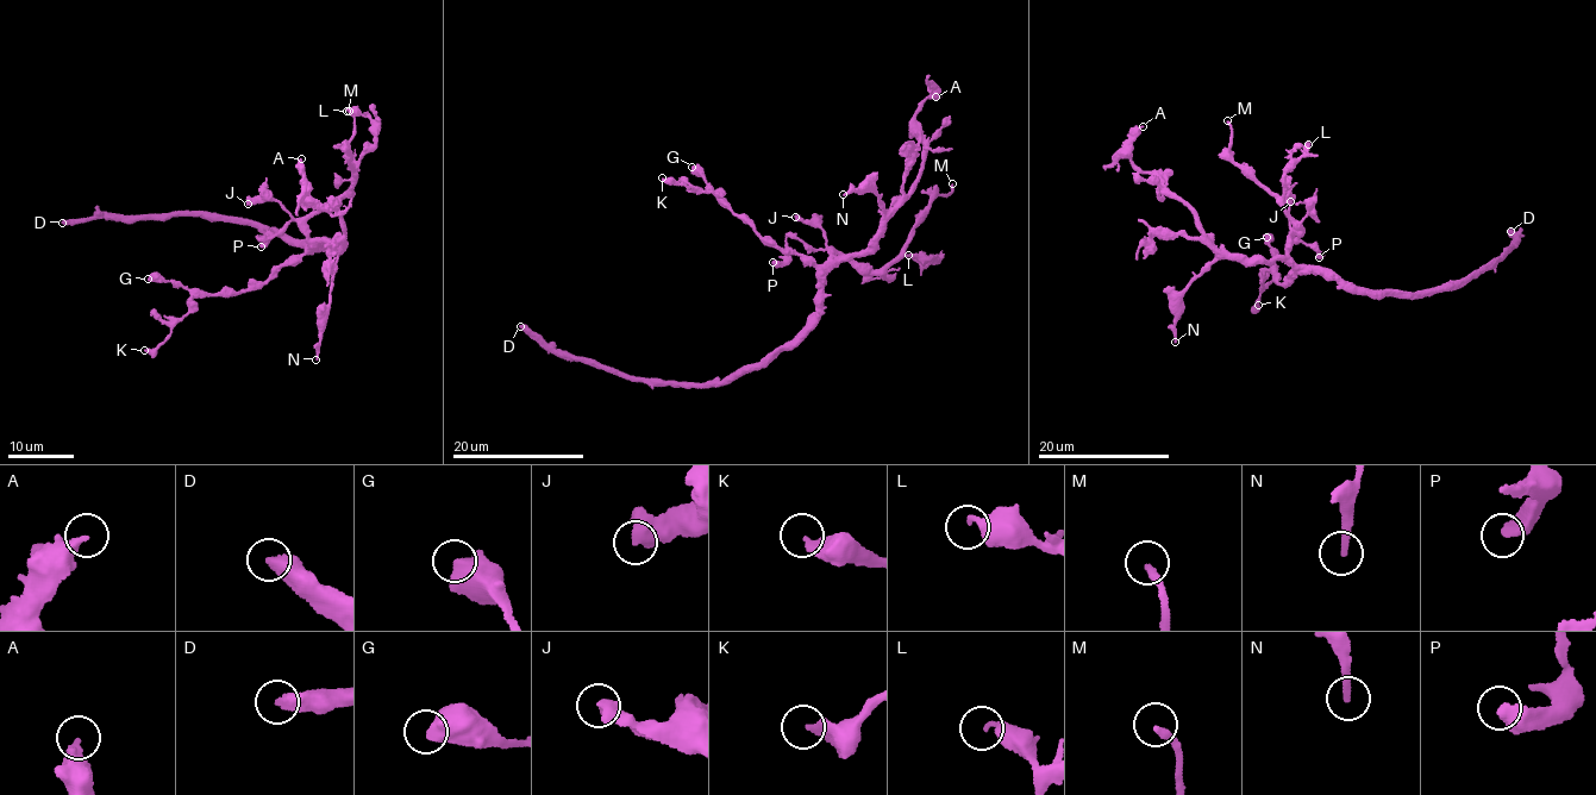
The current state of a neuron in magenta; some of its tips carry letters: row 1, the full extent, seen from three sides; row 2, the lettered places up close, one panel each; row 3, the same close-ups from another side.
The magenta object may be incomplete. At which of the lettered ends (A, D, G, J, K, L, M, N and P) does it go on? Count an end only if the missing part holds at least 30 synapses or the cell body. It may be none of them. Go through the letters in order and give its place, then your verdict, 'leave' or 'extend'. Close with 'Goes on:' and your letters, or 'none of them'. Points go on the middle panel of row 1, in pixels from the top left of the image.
A: place (936, 96); leave
D: place (520, 326); extend
G: place (692, 167); leave
J: place (795, 217); leave
K: place (662, 177); leave
L: place (908, 255); leave
M: place (952, 183); leave
N: place (843, 194); leave
P: place (773, 262); leave
Goes on: D

